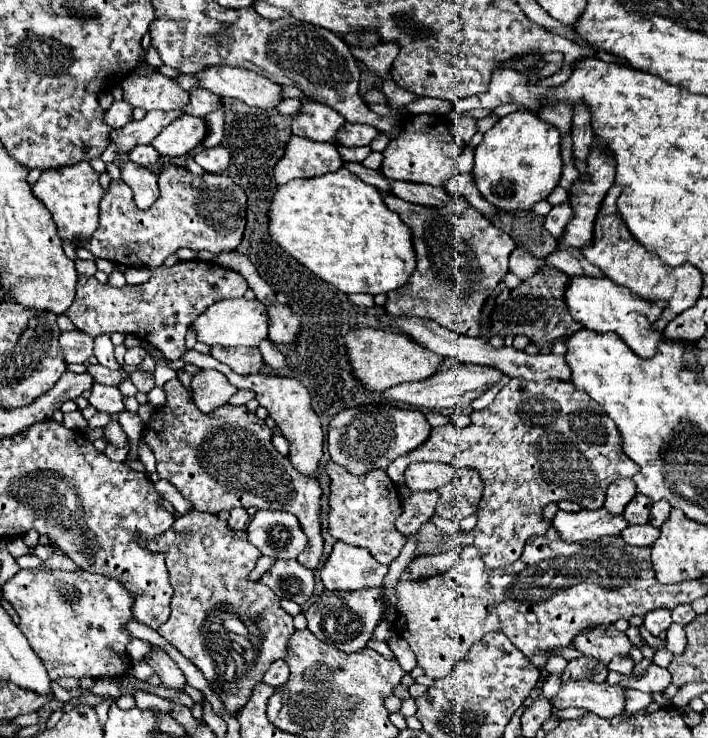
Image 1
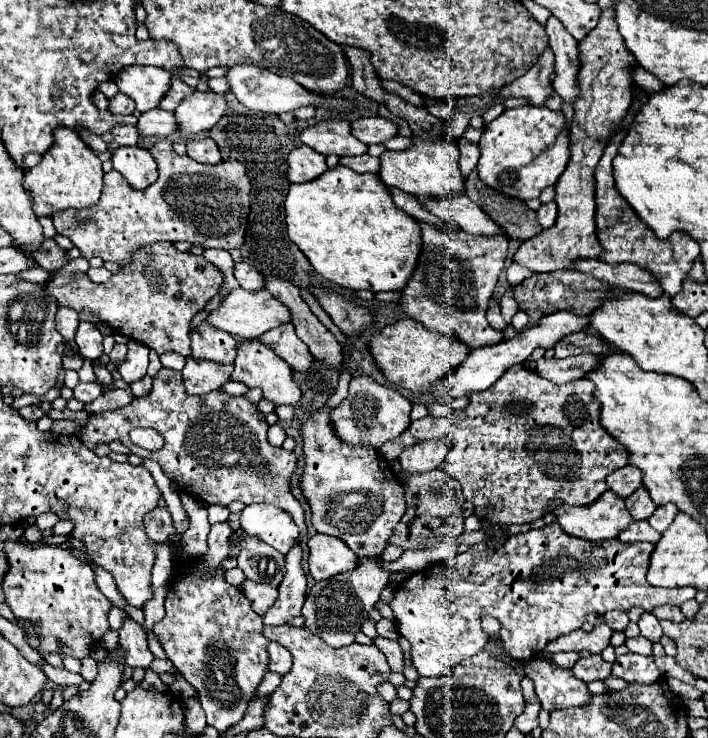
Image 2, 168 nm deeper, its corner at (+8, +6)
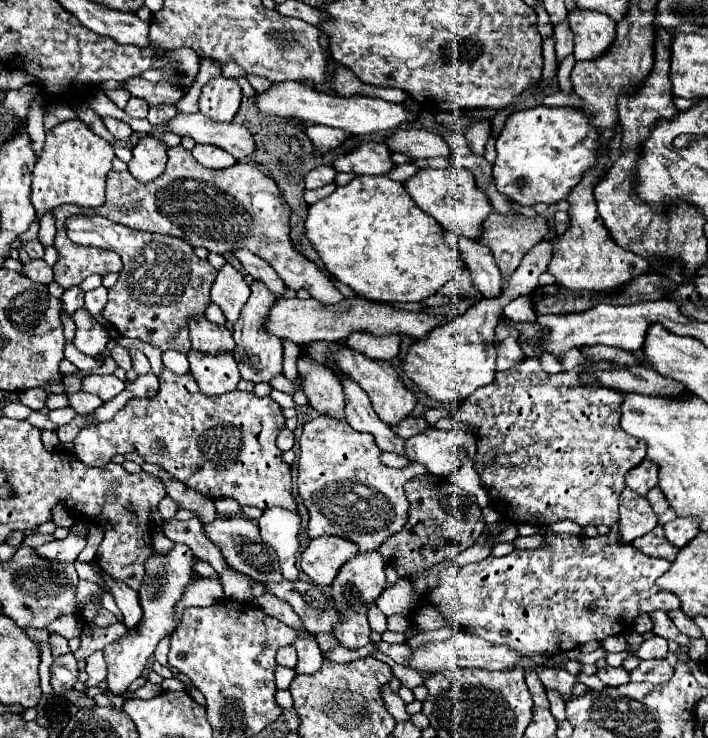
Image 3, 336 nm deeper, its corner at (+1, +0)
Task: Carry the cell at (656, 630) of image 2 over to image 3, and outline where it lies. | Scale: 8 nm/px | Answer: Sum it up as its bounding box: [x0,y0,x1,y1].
[637,635,667,659]

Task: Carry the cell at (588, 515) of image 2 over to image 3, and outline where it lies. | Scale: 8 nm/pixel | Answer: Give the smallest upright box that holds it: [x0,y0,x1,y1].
[619,487,659,543]

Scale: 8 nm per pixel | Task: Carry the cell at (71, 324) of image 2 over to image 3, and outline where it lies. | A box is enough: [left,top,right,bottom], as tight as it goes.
[61,285,85,315]

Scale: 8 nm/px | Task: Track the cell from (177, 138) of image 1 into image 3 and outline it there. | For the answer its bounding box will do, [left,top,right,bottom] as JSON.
[199,77,241,123]

